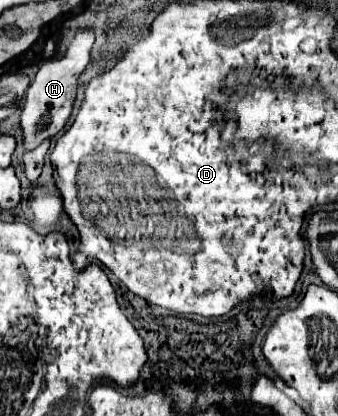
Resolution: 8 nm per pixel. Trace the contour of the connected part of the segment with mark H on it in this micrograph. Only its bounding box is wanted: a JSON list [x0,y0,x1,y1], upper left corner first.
[20,30,94,152]

